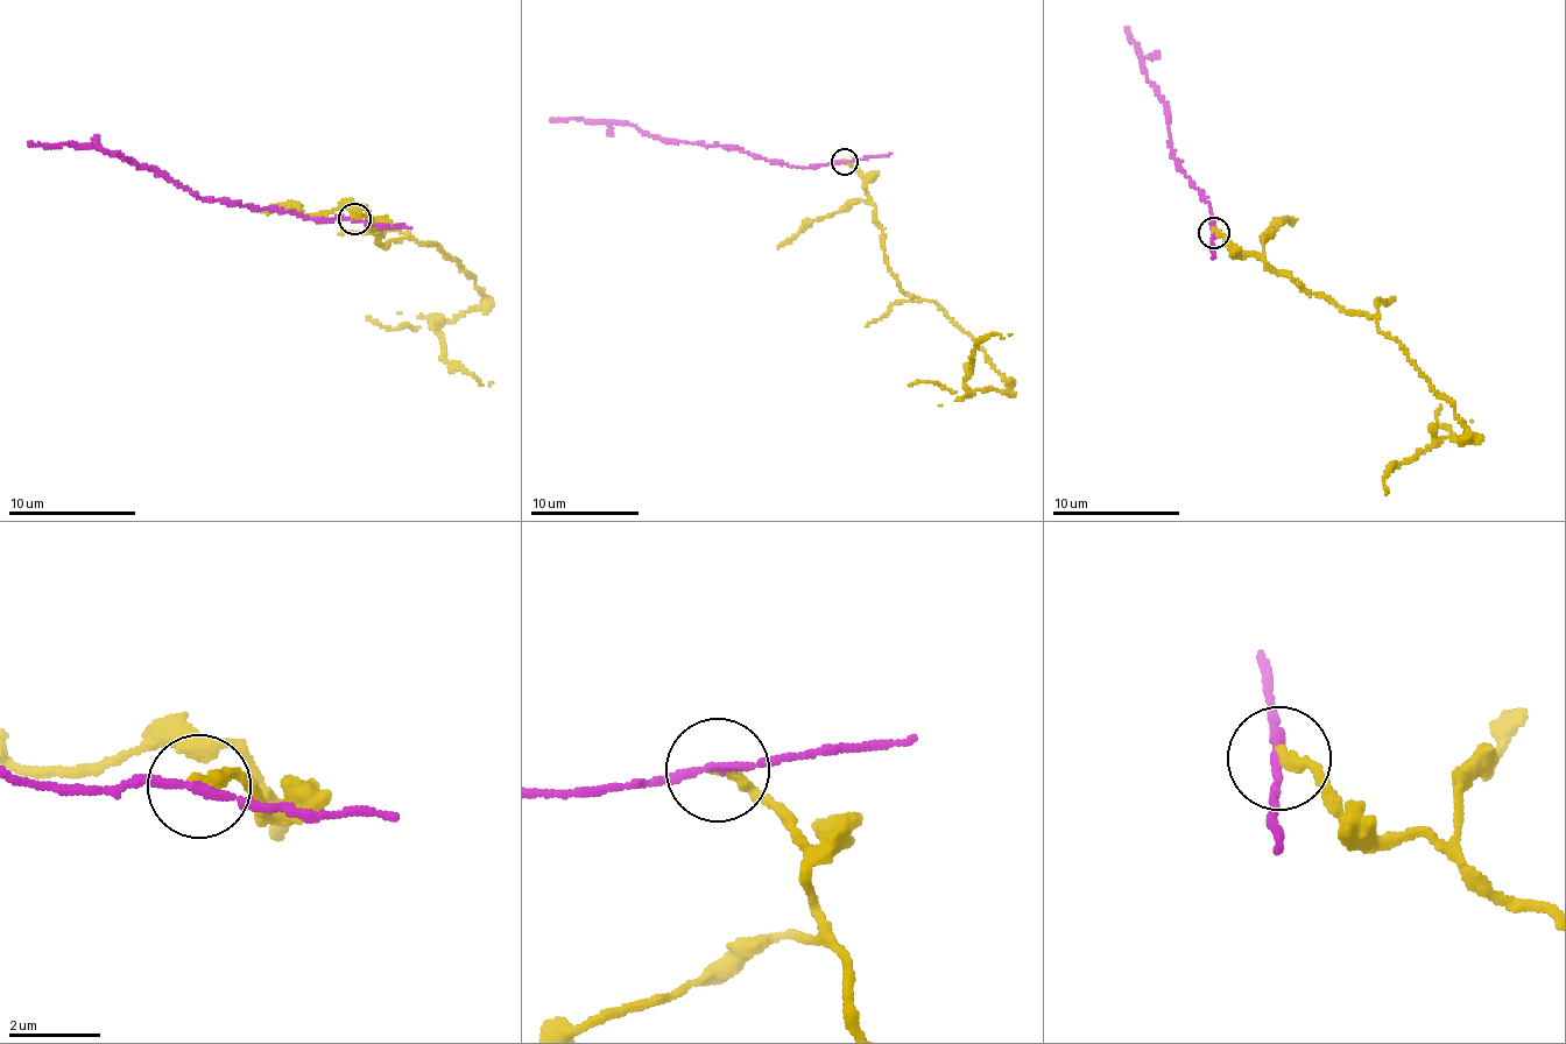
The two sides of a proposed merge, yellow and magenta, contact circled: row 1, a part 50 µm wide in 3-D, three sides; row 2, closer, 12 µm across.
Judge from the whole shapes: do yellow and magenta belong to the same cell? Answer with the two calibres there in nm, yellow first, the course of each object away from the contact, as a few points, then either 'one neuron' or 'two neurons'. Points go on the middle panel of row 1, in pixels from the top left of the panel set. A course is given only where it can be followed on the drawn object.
240 nm thick on the yellow side, 160 nm on the other; yellow runs (845, 161), (866, 182), (897, 286), (932, 301), (1009, 382), (972, 390), (964, 383), (974, 347), (1011, 334); magenta runs (845, 161), (802, 168), (770, 163), (740, 148), (660, 139), (627, 125), (591, 124), (583, 117), (550, 120); two neurons

